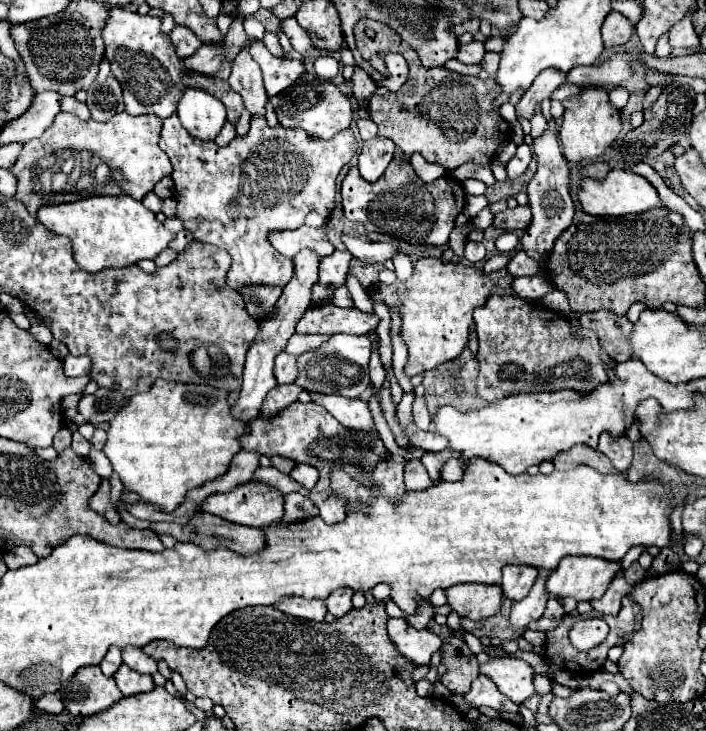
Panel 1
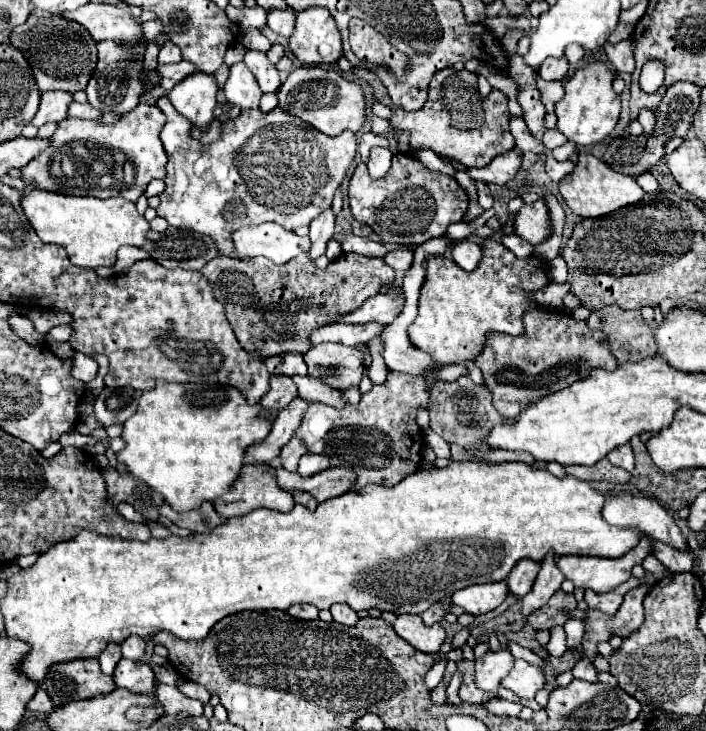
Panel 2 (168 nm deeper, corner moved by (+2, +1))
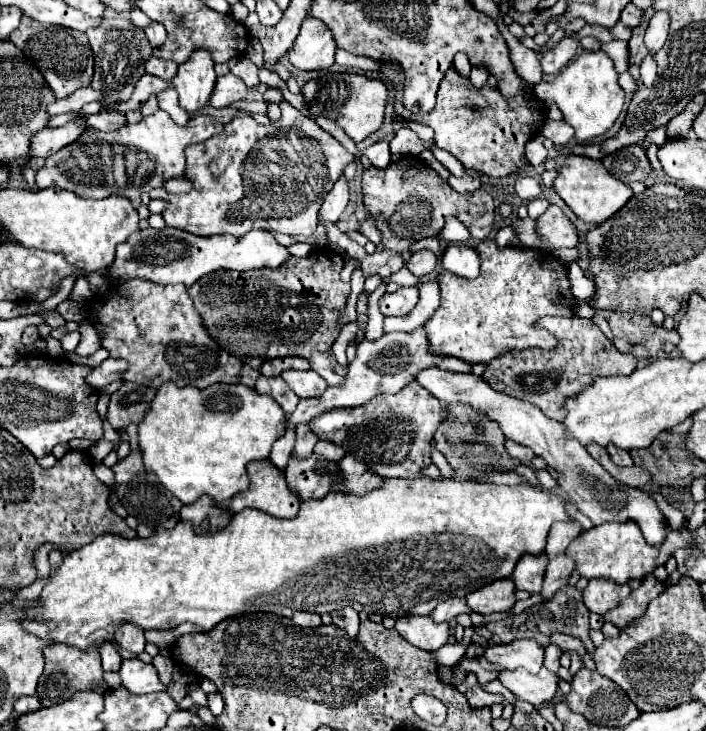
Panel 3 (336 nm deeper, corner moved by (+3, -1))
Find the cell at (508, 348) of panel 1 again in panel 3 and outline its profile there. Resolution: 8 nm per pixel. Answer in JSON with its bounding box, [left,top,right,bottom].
[483,317,639,421]

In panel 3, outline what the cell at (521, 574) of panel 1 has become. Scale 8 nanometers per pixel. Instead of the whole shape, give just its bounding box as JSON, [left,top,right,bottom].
[511,553,547,593]

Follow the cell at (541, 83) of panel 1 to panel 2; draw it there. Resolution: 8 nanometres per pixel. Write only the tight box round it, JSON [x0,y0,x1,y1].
[538,59,568,81]

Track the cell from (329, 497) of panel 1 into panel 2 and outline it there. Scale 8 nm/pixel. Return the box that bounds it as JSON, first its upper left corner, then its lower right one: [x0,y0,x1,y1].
[294,373,428,491]

